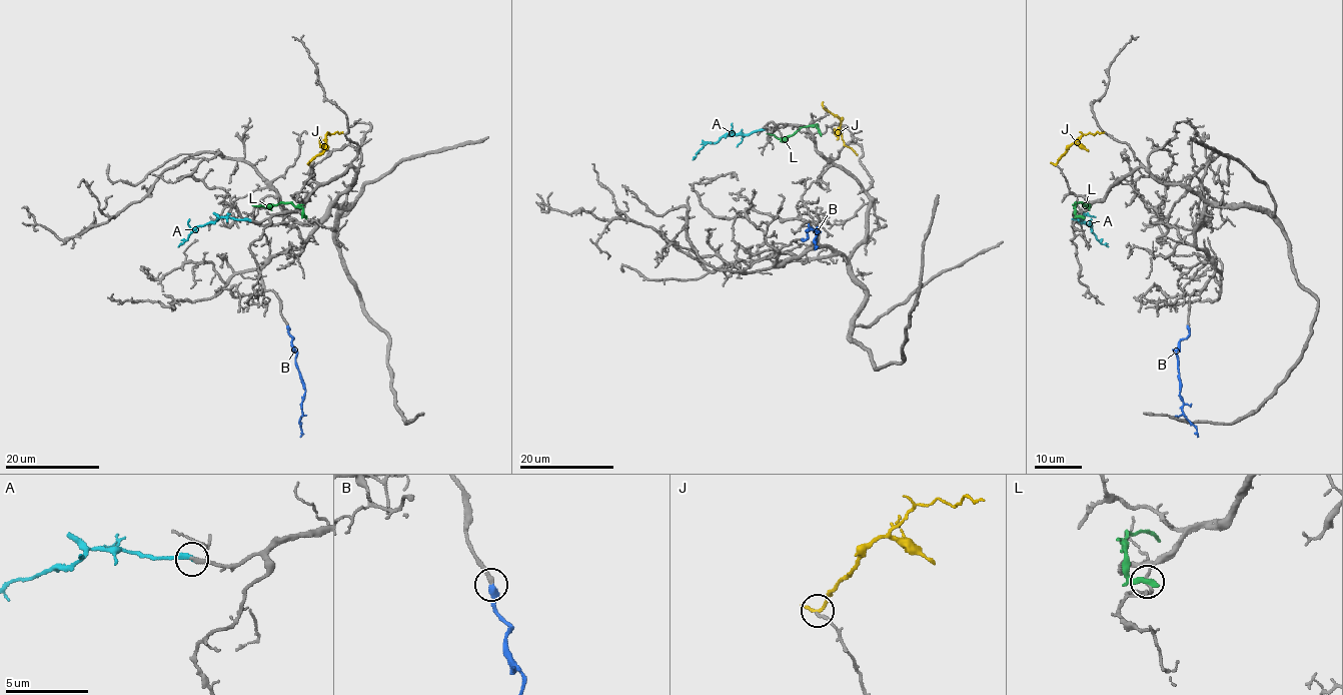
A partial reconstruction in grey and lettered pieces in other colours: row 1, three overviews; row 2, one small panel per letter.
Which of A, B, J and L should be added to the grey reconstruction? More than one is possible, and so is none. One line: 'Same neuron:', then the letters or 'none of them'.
Same neuron: A, B

